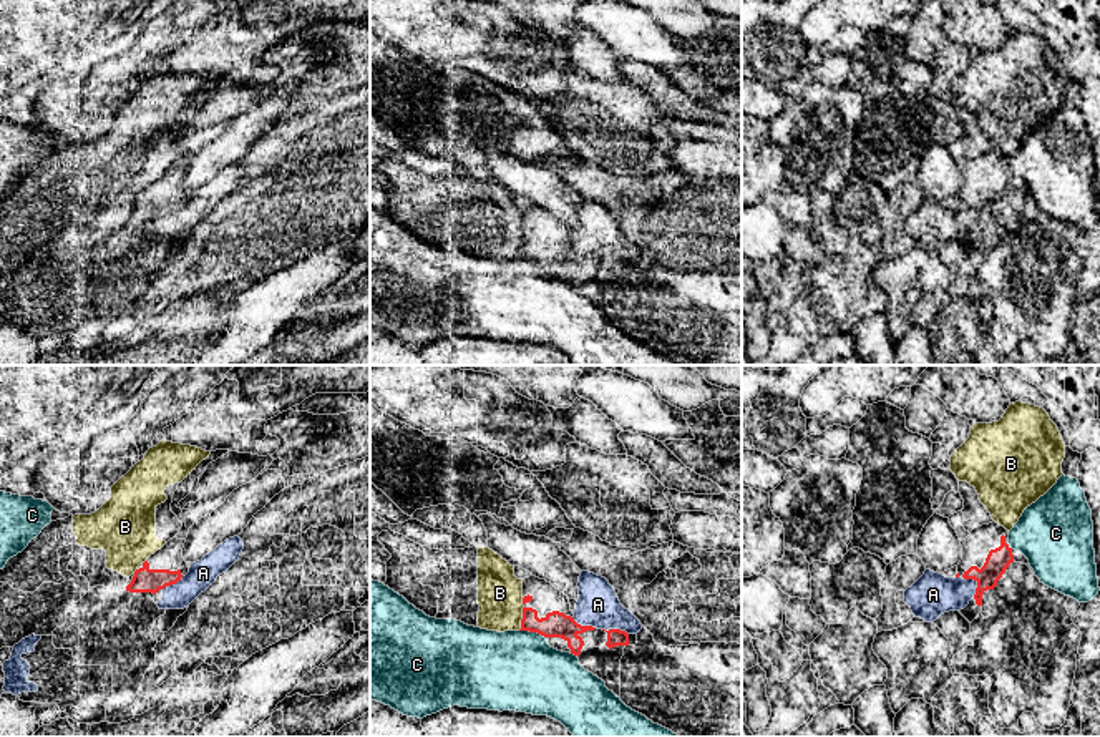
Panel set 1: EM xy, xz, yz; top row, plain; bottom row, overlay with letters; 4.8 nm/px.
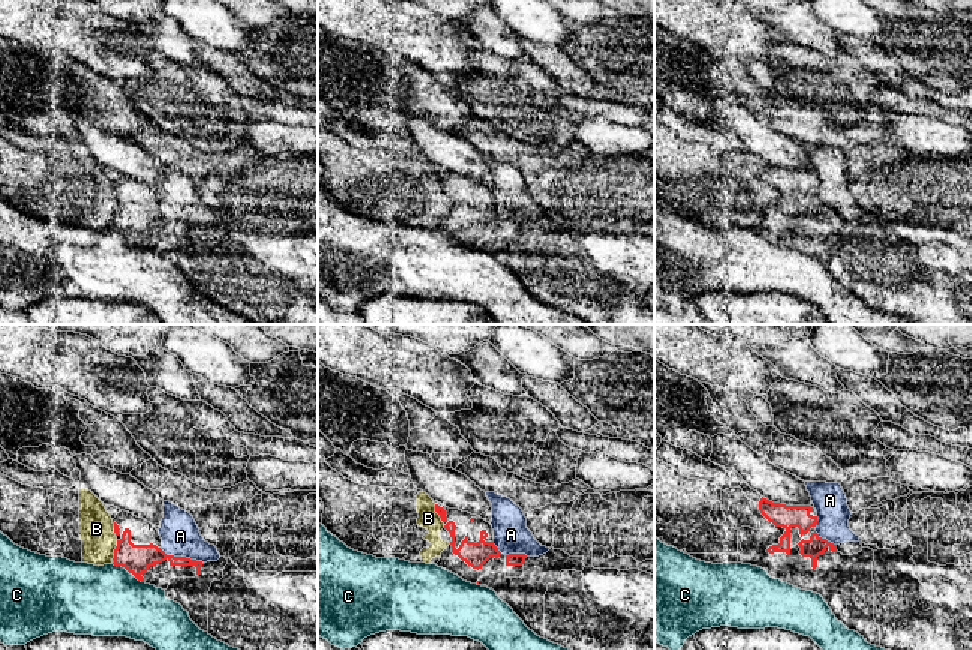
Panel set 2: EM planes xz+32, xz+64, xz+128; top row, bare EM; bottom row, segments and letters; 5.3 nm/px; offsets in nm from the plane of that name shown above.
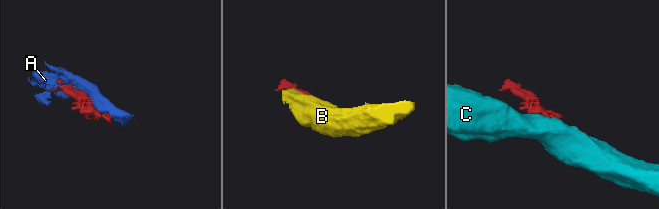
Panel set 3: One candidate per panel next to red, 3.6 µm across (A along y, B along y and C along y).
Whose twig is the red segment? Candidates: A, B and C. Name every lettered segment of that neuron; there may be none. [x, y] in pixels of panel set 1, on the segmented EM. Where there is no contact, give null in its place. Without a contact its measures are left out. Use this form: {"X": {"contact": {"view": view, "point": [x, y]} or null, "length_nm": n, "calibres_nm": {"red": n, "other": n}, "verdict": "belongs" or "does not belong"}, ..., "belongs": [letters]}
{"A": {"contact": {"view": "yz", "point": [978, 583]}, "length_nm": 120, "calibres_nm": {"red": 120, "other": 200}, "verdict": "does not belong"}, "B": {"contact": {"view": "xz", "point": [523, 614]}, "length_nm": 160, "calibres_nm": {"red": 130, "other": 220}, "verdict": "does not belong"}, "C": {"contact": {"view": "xz", "point": [533, 631]}, "length_nm": 130, "calibres_nm": {"red": 130, "other": 380}, "verdict": "does not belong"}, "belongs": []}

